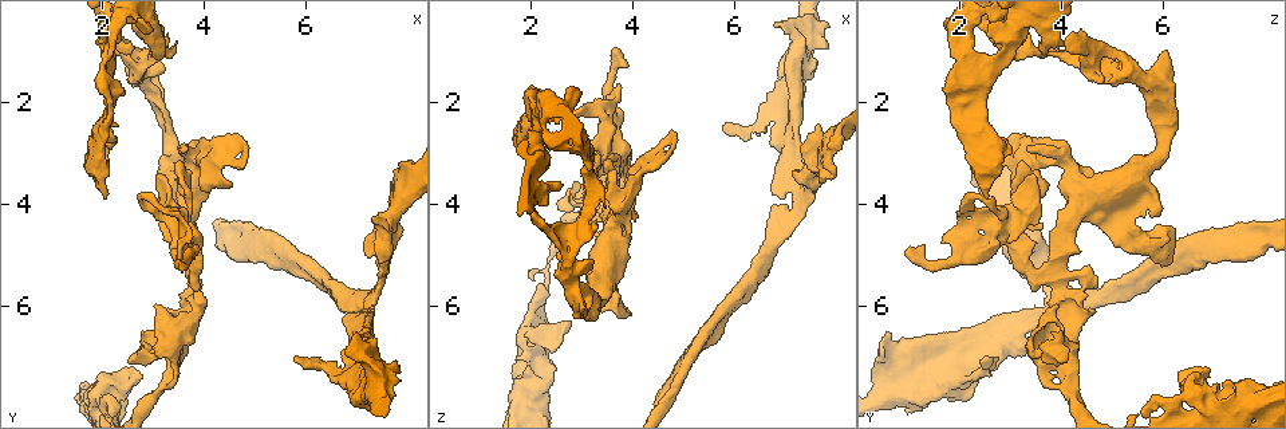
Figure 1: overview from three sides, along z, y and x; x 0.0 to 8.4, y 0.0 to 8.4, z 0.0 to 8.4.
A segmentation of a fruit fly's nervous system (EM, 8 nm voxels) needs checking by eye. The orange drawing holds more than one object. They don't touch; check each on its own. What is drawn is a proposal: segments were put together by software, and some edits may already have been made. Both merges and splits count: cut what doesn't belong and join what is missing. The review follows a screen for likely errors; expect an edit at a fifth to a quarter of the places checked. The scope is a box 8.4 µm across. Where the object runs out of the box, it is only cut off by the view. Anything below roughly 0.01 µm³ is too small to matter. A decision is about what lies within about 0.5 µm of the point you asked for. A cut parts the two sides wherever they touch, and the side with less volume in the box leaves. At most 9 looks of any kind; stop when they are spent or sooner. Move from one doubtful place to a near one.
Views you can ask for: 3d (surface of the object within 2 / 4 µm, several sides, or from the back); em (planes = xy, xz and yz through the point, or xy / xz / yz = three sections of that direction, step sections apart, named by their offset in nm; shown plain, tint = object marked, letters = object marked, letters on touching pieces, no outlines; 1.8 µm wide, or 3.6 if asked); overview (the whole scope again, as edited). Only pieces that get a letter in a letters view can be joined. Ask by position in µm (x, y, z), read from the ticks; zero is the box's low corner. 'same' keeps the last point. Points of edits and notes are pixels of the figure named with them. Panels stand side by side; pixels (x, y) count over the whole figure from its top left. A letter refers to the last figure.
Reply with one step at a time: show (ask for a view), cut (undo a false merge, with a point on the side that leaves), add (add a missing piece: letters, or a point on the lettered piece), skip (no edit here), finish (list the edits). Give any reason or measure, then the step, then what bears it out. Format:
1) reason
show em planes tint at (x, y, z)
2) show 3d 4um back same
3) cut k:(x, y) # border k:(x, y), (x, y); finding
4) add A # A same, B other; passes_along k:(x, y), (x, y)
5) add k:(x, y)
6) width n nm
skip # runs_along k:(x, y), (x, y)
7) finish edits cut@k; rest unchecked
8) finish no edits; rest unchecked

calibre changes
show em yz step 16 tint at (6.85, 5.95, 4.40)

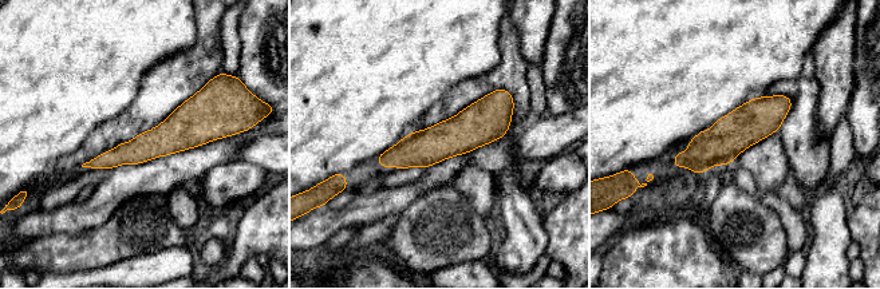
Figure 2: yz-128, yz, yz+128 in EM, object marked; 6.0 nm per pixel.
show em xy step 4 tint same

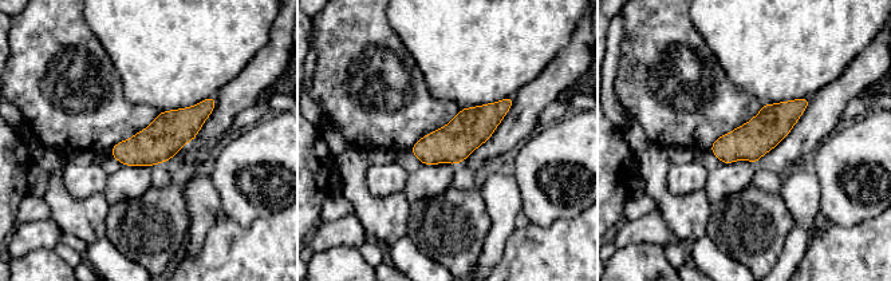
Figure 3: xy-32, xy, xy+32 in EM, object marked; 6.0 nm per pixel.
see the neighbours
show em xy step 4 letters same

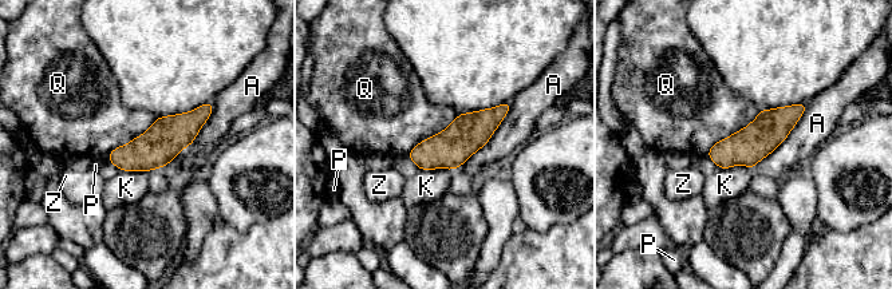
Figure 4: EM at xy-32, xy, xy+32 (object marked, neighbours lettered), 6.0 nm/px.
skip # A other, K other, P other, Q other, Z other; continuous, no second neuron

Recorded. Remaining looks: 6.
thin end
show 3d 4um at (3.25, 6.00, 4.55)

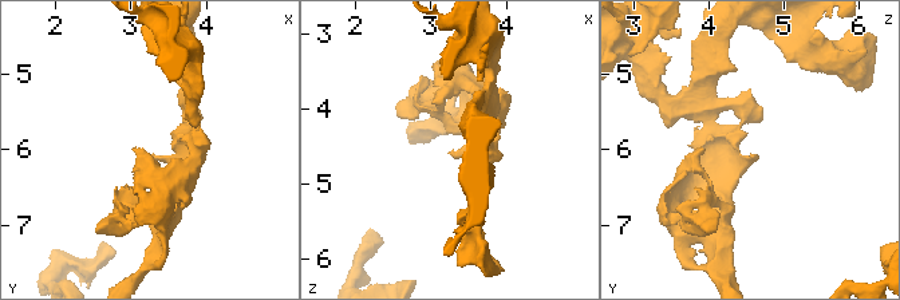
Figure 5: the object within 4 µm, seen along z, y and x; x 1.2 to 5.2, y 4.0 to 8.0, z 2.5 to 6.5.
show em planes letters at (3.20, 6.05, 4.60)

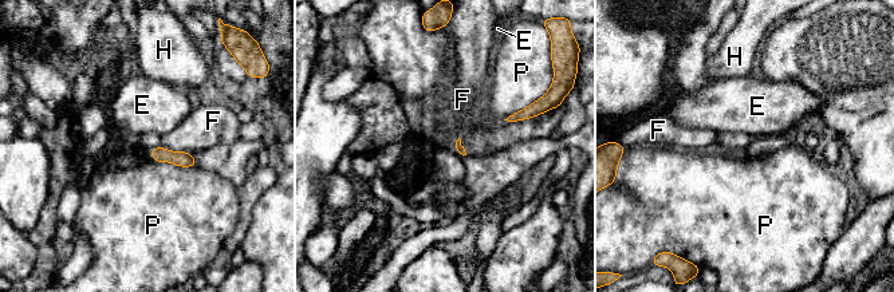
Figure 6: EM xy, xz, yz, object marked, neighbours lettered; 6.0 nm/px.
skip # E other, F other, H other, P other; border 6:(154, 160), (196, 168); none of them fits

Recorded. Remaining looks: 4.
two arms in line, one across
show 3d 4um at (2.75, 1.25, 5.20)

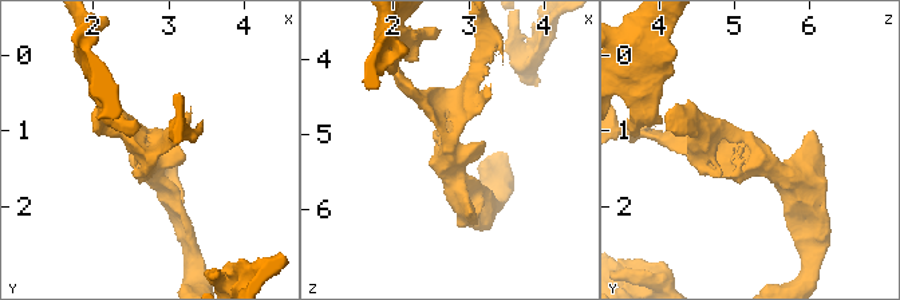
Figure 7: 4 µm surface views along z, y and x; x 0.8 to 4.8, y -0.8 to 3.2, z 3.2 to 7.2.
show em 3.6um xz step 4 tint at (2.75, 1.35, 5.20)

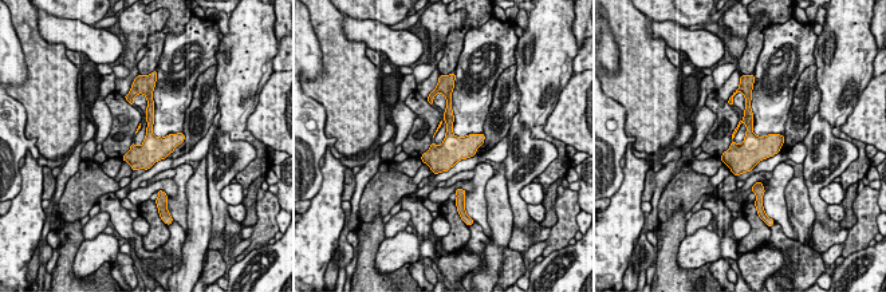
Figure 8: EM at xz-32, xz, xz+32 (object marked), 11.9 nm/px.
cut it another way
show em 3.6um planes letters same

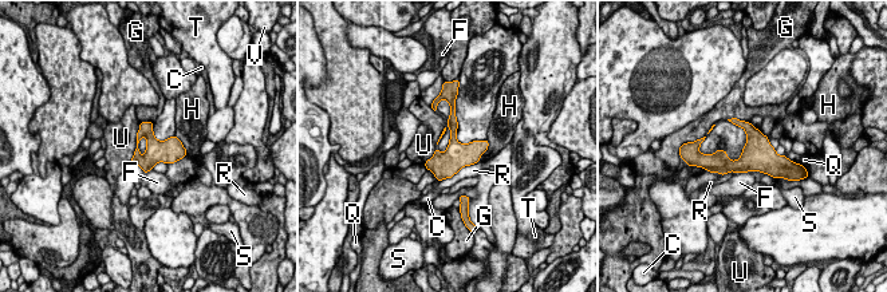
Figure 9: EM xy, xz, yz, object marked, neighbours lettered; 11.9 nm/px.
skip # C other, F other, G other, H other, Q other, R other, S other, T other, U other, V other; border 9:(141, 122), (130, 164); one neuron here

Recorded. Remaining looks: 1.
finish no edits; rest unchecked

